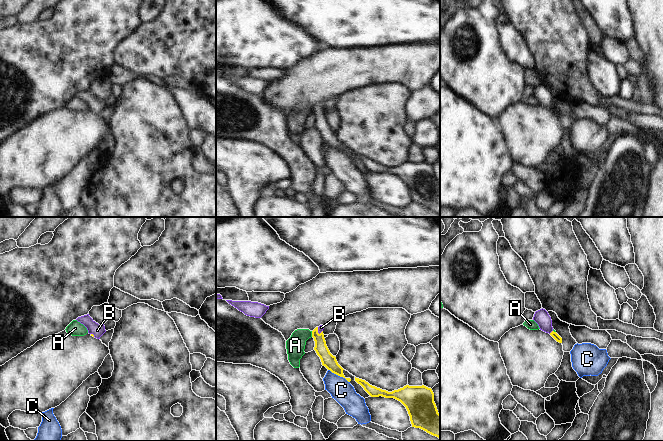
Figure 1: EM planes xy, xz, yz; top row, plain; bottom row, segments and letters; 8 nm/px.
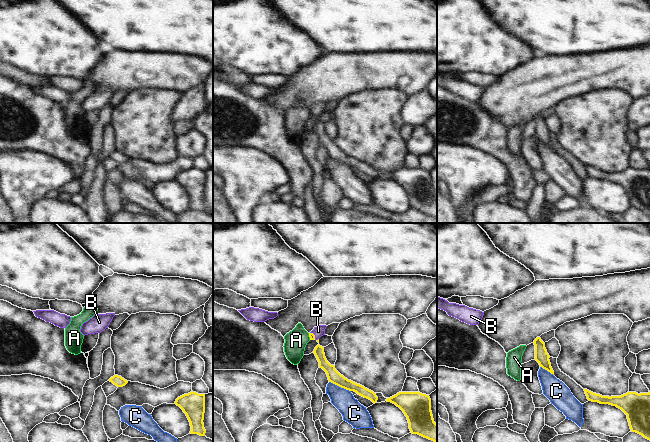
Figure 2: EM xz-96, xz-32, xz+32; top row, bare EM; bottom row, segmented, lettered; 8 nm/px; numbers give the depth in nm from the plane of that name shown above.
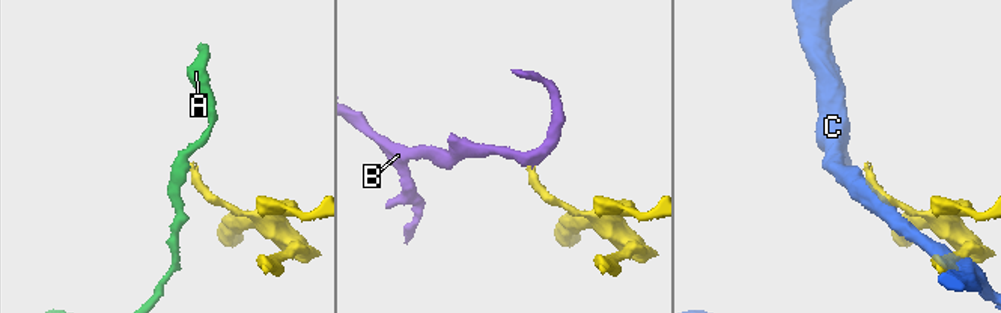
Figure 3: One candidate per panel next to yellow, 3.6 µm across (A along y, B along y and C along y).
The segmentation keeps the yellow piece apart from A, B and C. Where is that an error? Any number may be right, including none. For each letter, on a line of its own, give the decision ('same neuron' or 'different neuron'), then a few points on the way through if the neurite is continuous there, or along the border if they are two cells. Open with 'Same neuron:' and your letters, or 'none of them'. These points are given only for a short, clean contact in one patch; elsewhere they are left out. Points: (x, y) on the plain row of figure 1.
Same neuron: B
A: different neuron; border along xz (311, 107), (312, 112)
B: same neuron; runs through yz (553, 110), (551, 108), (541, 93)
C: different neuron

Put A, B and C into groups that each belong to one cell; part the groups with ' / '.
A / B / C

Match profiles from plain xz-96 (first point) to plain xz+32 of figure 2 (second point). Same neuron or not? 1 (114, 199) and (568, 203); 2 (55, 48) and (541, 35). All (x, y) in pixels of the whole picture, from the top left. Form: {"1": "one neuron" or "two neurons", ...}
{"1": "two neurons", "2": "two neurons"}

